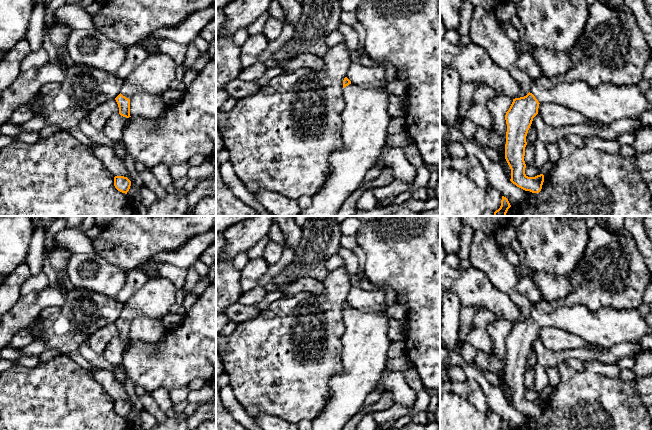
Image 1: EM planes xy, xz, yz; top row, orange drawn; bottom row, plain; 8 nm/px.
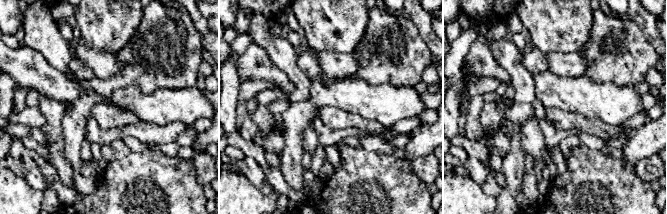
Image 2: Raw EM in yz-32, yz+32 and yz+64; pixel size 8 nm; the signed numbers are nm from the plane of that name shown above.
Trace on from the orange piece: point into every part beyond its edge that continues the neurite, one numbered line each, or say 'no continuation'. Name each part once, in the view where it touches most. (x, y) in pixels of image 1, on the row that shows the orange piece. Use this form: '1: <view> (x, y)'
1: yz (606, 103)

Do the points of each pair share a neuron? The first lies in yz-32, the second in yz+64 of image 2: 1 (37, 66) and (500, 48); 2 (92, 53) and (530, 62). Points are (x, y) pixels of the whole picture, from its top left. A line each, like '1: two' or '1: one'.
1: two
2: two

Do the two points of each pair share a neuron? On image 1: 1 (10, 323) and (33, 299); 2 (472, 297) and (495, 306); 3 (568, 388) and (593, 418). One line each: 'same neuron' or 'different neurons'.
1: same neuron
2: same neuron
3: same neuron

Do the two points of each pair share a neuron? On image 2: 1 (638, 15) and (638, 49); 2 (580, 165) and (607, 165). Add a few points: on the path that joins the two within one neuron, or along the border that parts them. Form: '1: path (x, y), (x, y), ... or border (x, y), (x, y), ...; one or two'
1: border (626, 15), (635, 22), (643, 36), (652, 45); two
2: path (587, 165), (600, 165); one

